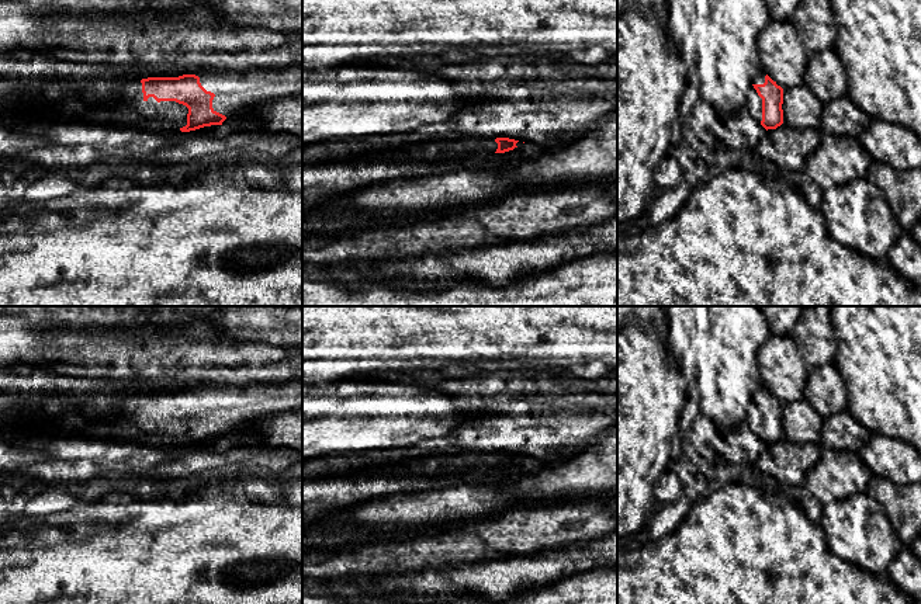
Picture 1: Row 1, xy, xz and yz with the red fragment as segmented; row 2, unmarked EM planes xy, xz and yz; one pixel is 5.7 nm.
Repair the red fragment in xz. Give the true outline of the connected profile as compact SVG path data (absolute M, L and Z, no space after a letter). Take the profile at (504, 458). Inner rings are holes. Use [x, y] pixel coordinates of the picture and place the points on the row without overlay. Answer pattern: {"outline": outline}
{"outline": "M472 452L456 454L446 457L425 457L413 458L402 462L367 466L350 471L342 476L357 478L361 475L384 475L384 473L416 473L416 475L439 475L454 473L460 471L485 469L485 468L505 468L513 465L519 455L509 452Z"}

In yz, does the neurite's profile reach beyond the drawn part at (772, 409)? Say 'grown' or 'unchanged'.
grown

